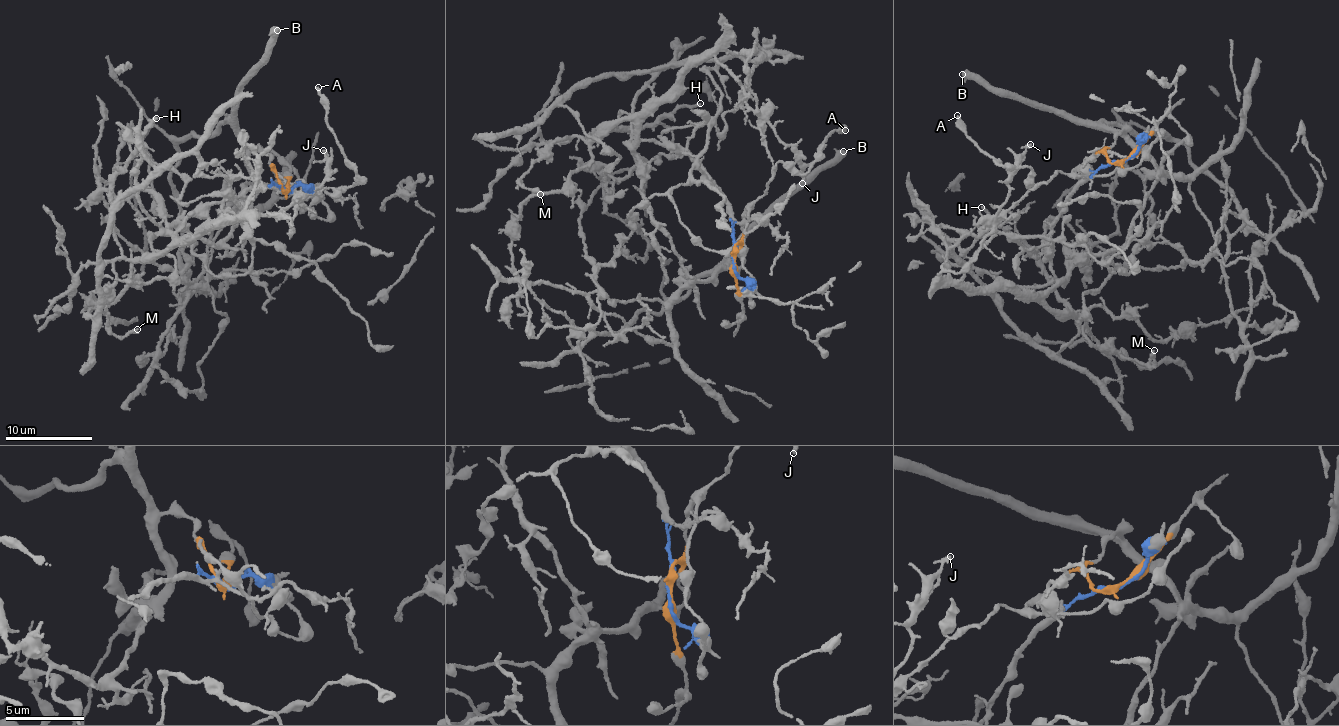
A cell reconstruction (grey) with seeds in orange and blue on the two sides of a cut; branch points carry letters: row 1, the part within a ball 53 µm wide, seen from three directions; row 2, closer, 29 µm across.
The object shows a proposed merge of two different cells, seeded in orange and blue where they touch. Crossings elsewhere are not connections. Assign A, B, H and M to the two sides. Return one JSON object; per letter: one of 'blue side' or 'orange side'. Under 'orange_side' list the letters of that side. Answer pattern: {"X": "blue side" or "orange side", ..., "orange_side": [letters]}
{"A": "orange side", "B": "orange side", "H": "blue side", "M": "blue side", "orange_side": ["A", "B"]}

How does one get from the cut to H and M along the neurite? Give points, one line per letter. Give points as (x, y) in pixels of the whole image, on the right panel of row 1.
H: (1124, 160), (1079, 181), (1051, 224), (1056, 279), (1046, 303), (1079, 317), (1028, 247), (981, 207)
M: (1124, 160), (1079, 181), (1054, 217), (1045, 300), (1080, 318), (1094, 345), (1146, 365), (1154, 350)

